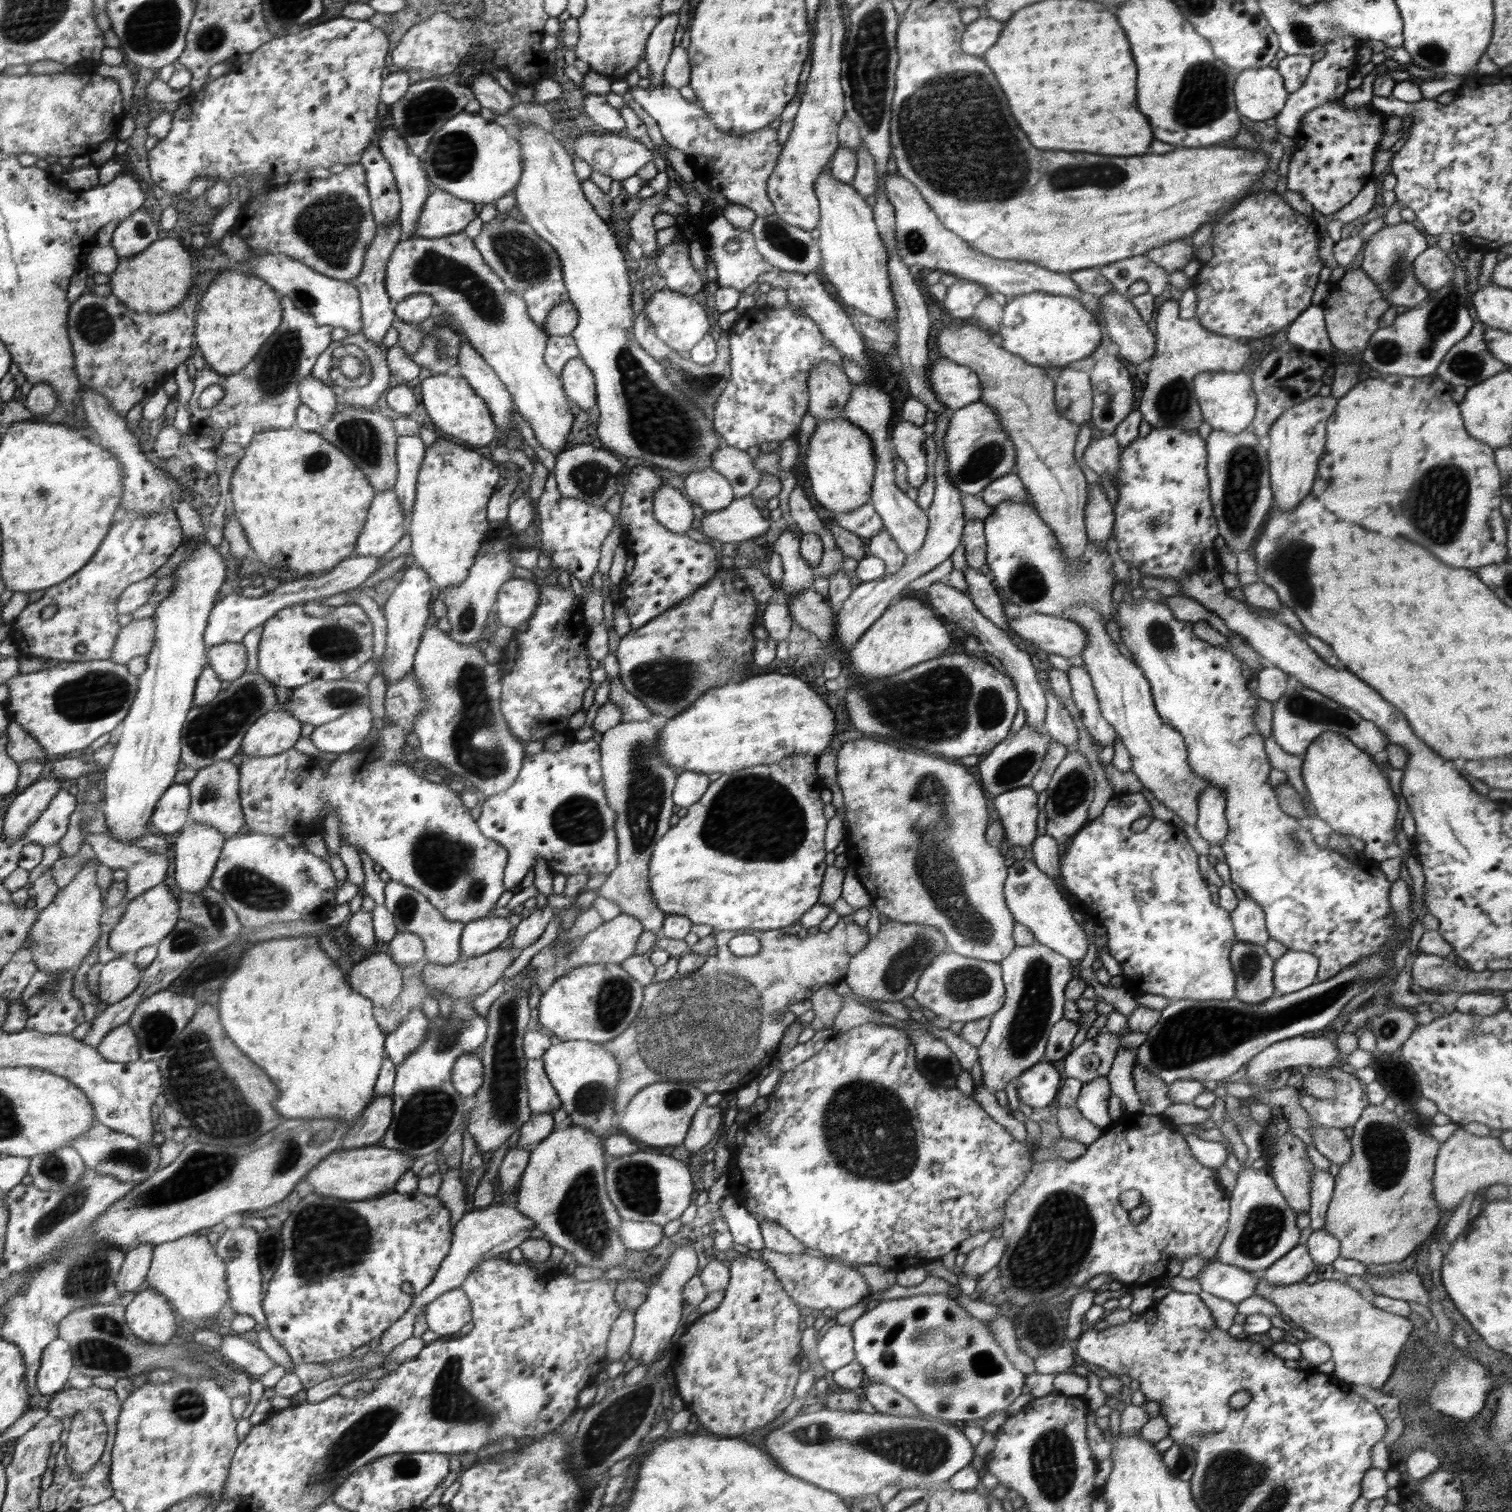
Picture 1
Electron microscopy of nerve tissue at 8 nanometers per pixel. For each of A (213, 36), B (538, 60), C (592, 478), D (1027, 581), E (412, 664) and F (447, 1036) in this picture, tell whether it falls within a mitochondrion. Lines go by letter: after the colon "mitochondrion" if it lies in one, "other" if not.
A: mitochondrion
B: other
C: mitochondrion
D: mitochondrion
E: other
F: mitochondrion

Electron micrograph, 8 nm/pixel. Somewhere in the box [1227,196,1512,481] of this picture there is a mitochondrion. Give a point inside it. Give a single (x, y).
(1443, 316)

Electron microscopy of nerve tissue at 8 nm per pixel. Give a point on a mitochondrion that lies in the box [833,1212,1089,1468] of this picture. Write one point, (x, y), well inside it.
(1037, 1326)

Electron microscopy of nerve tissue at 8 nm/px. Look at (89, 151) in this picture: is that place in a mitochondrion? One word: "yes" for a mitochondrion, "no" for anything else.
no

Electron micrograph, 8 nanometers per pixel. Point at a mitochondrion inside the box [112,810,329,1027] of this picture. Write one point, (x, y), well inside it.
(253, 888)

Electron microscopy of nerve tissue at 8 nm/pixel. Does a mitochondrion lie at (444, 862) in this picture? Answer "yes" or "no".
yes

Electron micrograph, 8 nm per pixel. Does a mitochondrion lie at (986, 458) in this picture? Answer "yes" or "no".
yes

